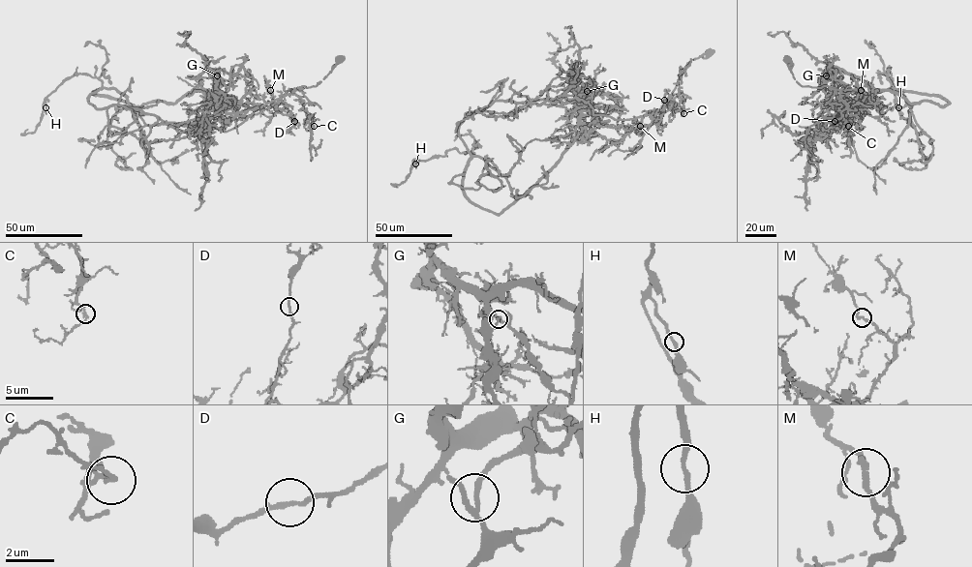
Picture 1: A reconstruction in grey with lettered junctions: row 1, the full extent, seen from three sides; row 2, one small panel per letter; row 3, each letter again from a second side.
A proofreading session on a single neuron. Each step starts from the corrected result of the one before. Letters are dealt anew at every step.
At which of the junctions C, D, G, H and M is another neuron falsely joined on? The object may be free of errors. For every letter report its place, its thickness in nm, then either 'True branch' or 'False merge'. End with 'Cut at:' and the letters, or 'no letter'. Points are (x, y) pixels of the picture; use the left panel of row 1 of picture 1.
C: Place: (314, 126). Thickness 170 nm. True branch
D: Place: (294, 121). Thickness 190 nm. True branch
G: Place: (217, 75). Thickness 190 nm. False merge
H: Place: (45, 107). Thickness 200 nm. True branch
M: Place: (270, 90). Thickness 200 nm. True branch
Cut at: G

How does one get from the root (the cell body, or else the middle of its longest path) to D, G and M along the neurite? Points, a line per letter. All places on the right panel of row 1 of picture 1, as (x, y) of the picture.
D: (788, 58), (788, 67), (801, 85), (834, 87), (851, 101), (861, 104), (858, 114), (835, 121)
G: (788, 58), (801, 85), (834, 87), (848, 97), (855, 109), (850, 132), (827, 110), (826, 75)
M: (788, 58), (793, 76), (802, 86), (834, 87), (858, 104), (865, 96), (861, 90)

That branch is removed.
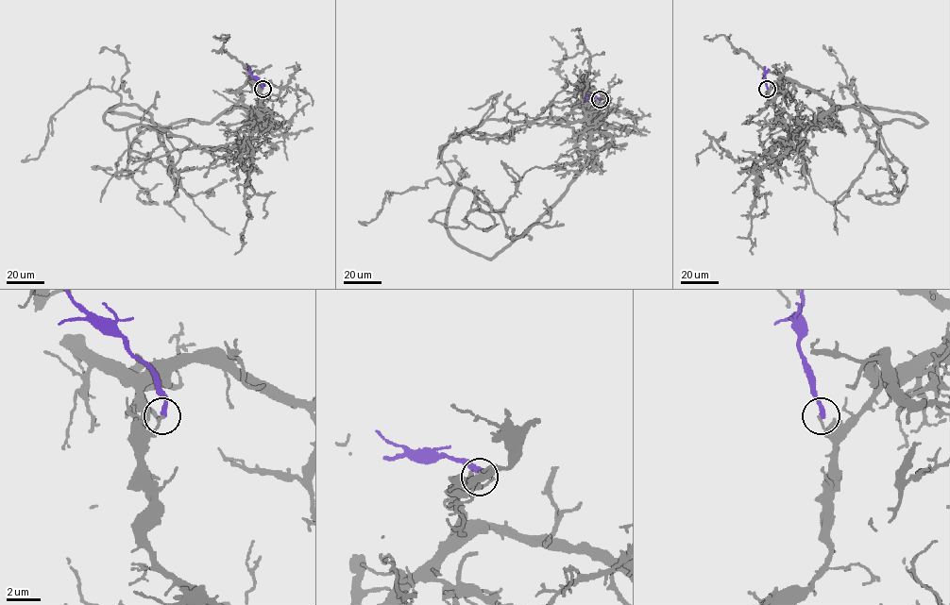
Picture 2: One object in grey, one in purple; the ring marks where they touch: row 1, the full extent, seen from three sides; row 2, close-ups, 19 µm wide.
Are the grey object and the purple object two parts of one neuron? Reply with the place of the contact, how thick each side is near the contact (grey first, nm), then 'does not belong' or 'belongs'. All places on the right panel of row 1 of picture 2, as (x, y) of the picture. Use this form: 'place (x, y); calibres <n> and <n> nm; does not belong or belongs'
place (767, 89); calibres 150 and 280 nm; does not belong

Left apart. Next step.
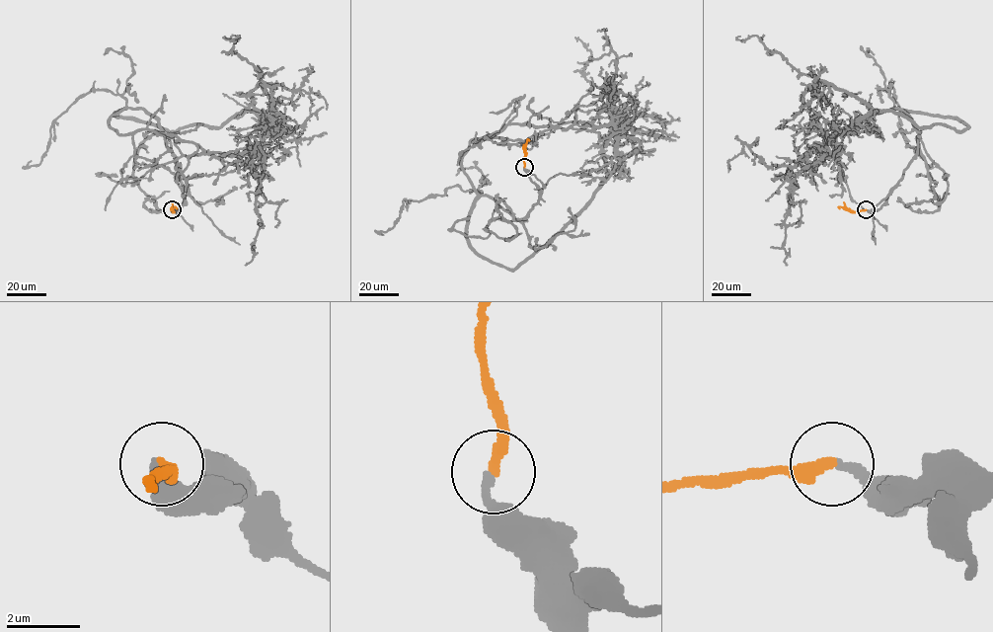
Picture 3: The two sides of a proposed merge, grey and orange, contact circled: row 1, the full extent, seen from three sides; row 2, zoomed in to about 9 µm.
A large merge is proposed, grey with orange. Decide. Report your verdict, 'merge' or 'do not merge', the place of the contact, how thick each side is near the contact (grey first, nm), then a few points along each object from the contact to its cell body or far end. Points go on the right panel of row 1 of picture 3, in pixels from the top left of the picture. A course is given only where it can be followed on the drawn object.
merge; place (866, 209); calibres 240 and 320 nm; course grey (866, 209), (883, 204), (916, 153), (913, 121), (894, 108), (967, 126), (917, 127), (874, 110), (740, 36); course orange (866, 209), (850, 211), (838, 206), (839, 208)

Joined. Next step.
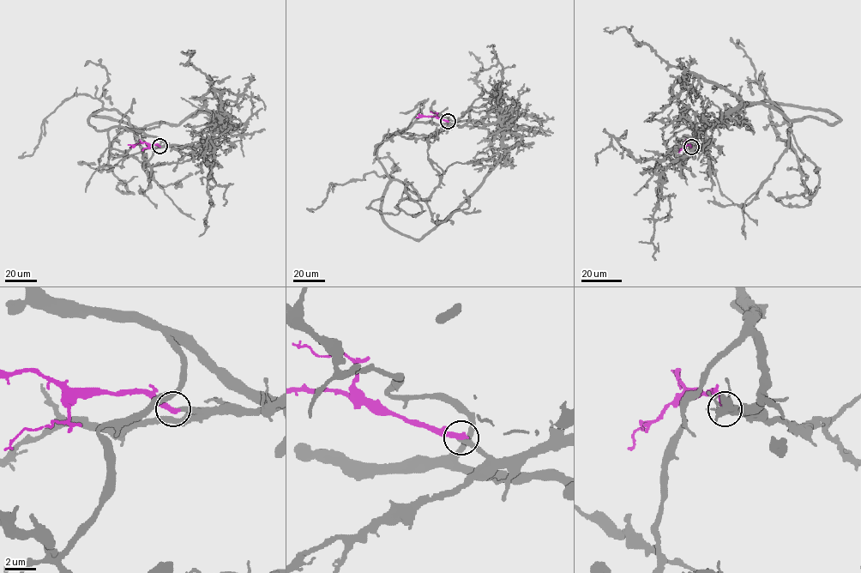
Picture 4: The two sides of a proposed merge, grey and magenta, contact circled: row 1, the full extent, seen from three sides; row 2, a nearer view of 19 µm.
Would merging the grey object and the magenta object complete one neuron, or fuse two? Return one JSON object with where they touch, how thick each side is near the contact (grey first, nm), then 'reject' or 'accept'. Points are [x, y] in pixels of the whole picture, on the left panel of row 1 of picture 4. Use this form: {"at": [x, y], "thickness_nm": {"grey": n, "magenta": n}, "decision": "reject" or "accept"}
{"at": [159, 146], "thickness_nm": {"grey": 240, "magenta": 360}, "decision": "accept"}

